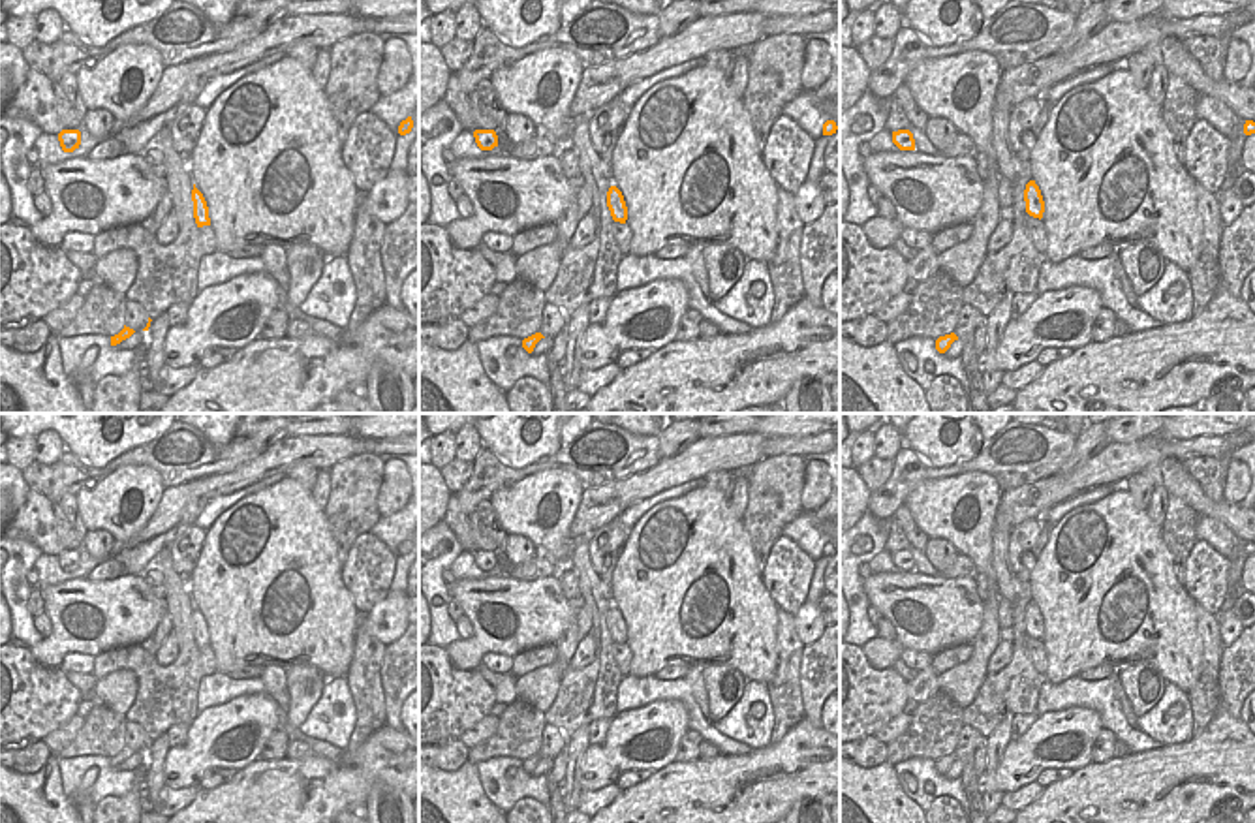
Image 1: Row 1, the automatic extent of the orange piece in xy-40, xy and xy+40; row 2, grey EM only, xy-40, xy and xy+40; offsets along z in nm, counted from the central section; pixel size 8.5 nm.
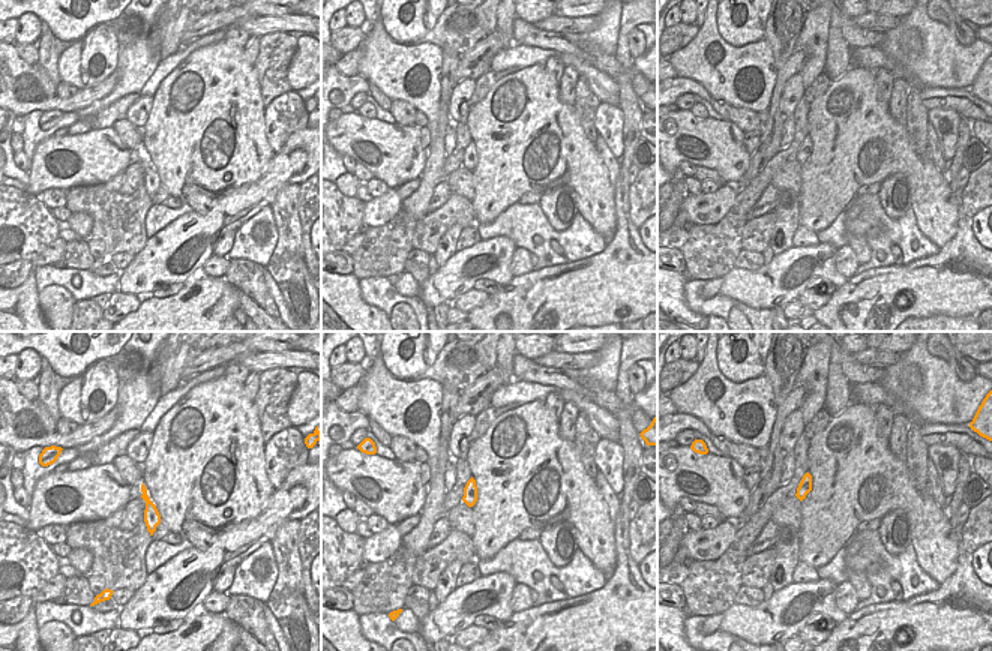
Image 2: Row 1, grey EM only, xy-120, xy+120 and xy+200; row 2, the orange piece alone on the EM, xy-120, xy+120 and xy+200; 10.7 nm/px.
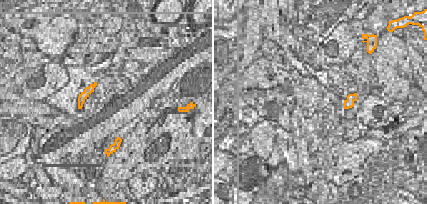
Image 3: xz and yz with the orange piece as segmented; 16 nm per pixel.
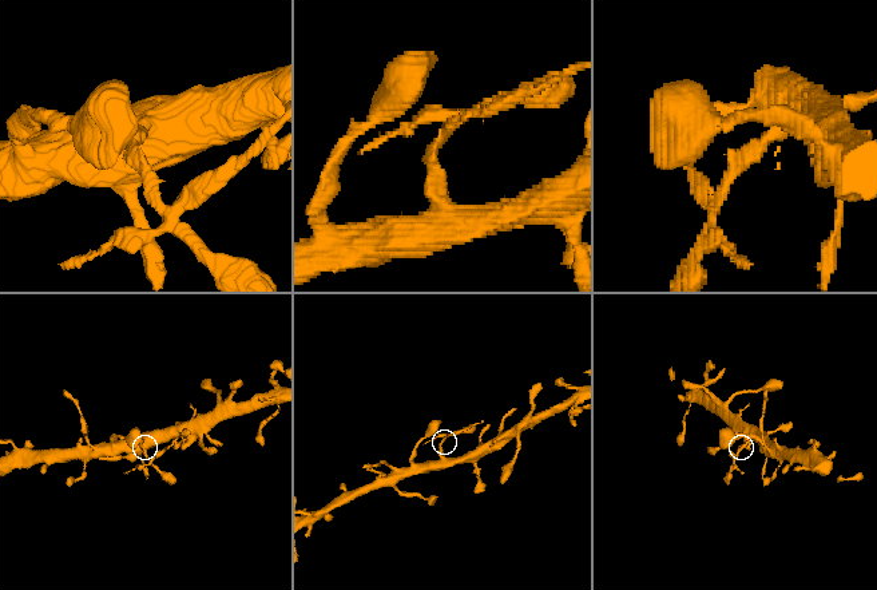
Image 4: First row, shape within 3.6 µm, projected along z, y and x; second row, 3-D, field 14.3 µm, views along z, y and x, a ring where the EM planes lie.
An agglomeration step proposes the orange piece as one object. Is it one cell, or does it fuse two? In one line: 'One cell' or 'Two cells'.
Two cells

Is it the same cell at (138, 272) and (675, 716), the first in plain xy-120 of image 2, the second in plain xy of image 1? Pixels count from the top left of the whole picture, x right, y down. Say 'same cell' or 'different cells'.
same cell

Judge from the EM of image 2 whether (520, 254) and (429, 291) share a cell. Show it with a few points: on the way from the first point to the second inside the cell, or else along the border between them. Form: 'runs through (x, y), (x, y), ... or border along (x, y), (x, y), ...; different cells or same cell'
border along (517, 248), (511, 264), (512, 276); different cells

